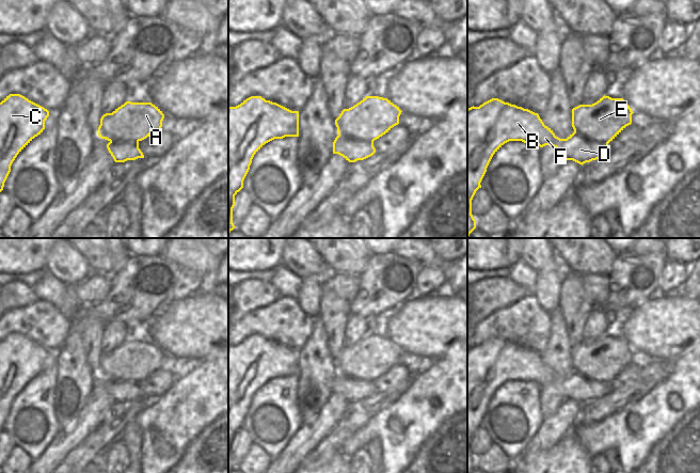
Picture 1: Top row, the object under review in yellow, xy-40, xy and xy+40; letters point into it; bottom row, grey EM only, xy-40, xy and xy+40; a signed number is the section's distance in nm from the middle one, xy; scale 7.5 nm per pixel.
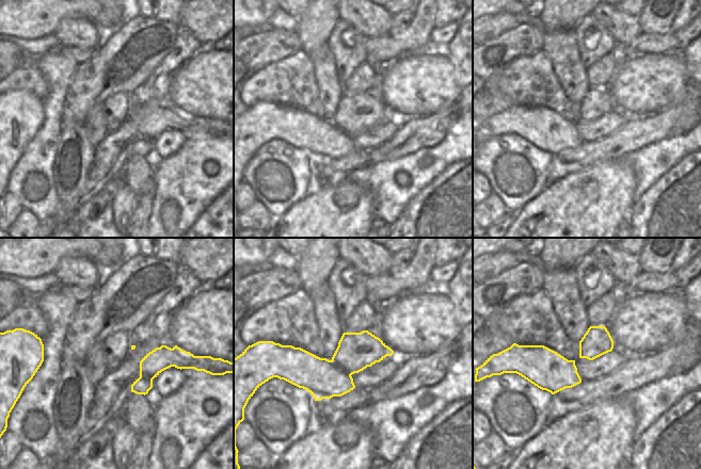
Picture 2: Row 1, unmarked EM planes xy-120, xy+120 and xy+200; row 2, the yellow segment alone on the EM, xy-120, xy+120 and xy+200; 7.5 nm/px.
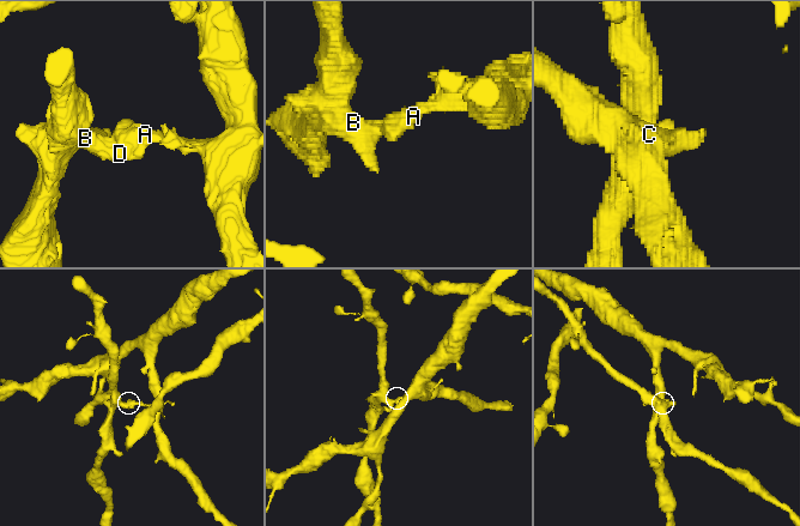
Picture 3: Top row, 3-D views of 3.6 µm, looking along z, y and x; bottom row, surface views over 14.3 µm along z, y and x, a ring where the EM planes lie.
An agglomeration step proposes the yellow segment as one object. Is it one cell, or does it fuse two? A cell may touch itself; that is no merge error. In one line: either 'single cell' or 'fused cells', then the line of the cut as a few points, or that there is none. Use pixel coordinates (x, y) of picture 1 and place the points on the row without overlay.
single cell; cut none

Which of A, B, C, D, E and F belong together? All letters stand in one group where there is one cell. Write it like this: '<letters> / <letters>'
A B C D E F

